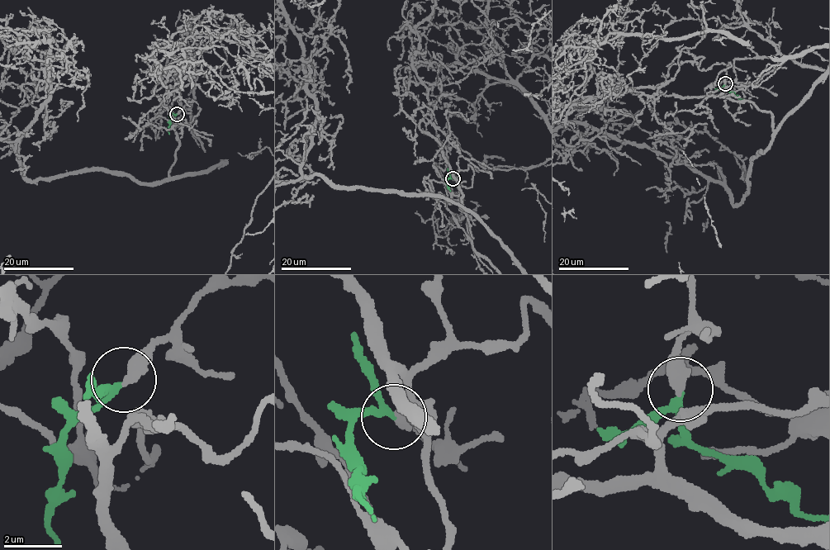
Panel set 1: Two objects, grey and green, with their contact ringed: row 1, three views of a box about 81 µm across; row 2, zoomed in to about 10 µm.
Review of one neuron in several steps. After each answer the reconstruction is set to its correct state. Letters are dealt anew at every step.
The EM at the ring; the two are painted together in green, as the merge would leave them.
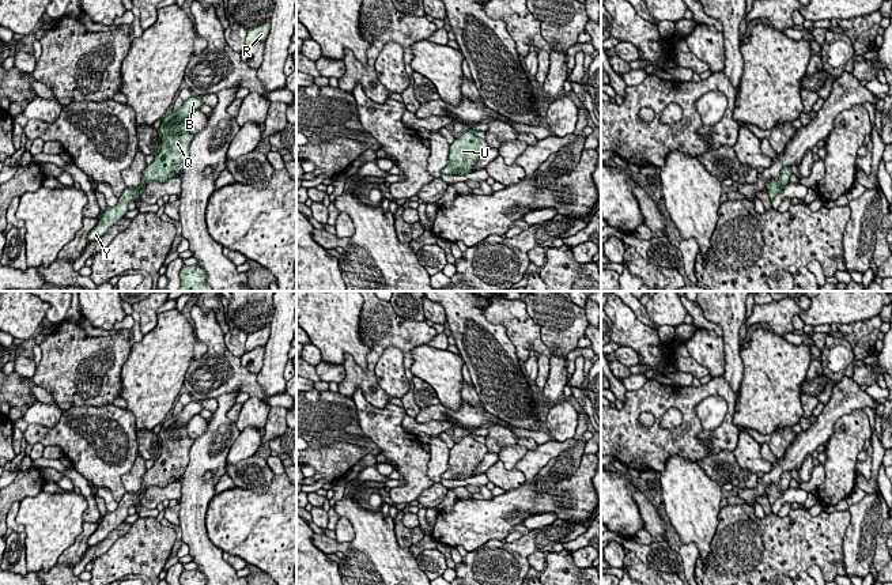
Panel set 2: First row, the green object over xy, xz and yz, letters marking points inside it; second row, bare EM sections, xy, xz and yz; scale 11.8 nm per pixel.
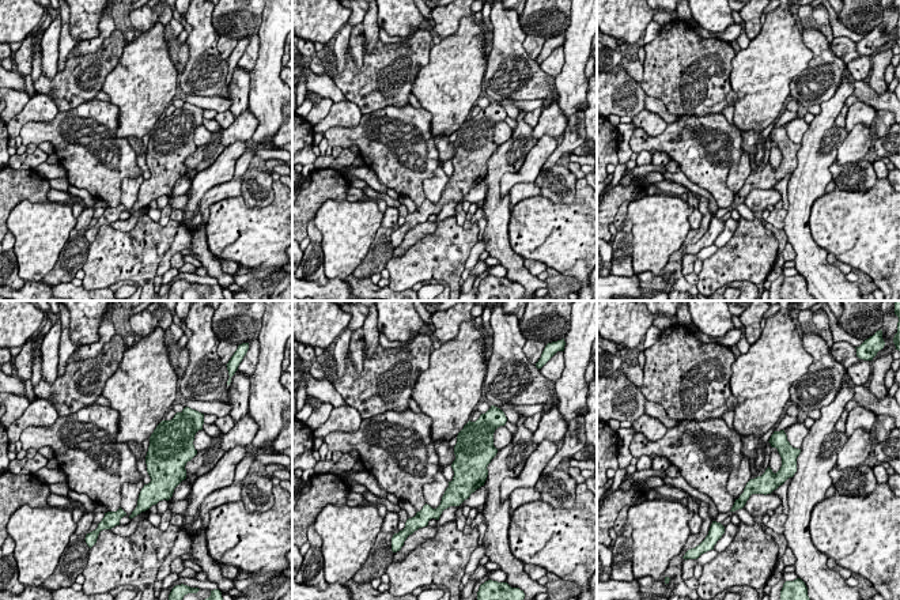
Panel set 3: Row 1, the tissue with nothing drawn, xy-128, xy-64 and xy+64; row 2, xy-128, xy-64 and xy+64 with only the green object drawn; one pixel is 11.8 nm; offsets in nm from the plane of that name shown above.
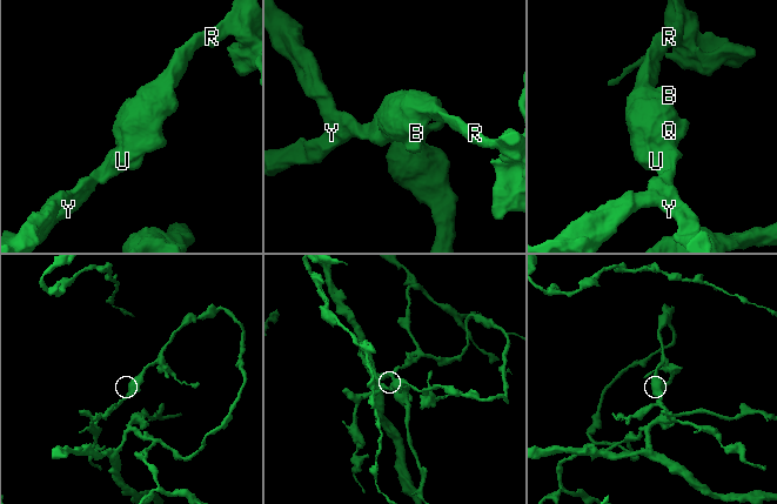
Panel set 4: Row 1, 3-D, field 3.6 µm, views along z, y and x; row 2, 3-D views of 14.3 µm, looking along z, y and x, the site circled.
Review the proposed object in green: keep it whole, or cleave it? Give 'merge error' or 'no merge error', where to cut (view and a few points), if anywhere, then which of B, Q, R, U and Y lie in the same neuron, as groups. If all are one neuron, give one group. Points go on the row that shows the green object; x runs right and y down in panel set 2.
no merge error | no cut | B Q R U Y

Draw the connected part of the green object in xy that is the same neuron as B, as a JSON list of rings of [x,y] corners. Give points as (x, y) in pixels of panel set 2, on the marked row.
[[[190,97],[184,101],[178,110],[170,109],[163,117],[158,129],[162,147],[151,165],[143,171],[141,182],[137,188],[126,188],[114,207],[106,207],[98,223],[87,235],[92,242],[102,237],[113,224],[116,224],[128,211],[128,204],[140,197],[148,182],[165,182],[169,178],[179,176],[189,159],[189,147],[194,135],[188,131],[188,117],[200,110],[203,99]]]

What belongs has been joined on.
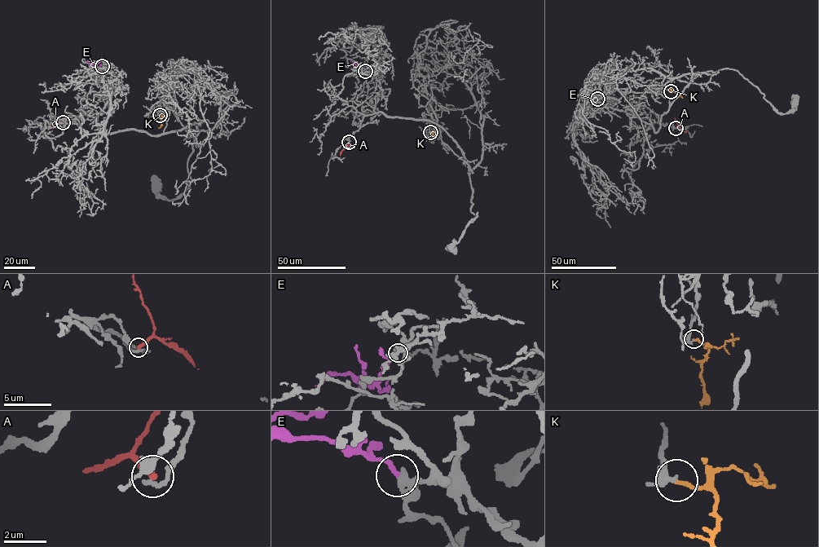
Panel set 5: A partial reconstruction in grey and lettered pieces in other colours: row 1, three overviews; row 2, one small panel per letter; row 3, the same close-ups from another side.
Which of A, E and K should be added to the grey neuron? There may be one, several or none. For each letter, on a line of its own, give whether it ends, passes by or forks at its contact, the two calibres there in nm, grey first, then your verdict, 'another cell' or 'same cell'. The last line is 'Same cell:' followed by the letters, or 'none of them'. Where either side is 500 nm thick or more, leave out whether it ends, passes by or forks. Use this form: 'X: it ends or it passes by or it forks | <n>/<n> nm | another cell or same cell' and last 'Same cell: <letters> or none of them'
A: it ends | 200/240 nm | another cell
E: it ends | 320/240 nm | same cell
K: it ends | 240/180 nm | another cell
Same cell: E

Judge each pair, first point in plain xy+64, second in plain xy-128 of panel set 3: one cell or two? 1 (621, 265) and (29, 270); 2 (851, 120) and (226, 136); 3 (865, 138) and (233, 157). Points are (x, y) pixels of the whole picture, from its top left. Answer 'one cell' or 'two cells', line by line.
1: two cells
2: one cell
3: one cell

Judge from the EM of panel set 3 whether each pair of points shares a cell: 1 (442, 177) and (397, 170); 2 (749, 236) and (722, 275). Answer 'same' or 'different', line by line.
1: different
2: same

